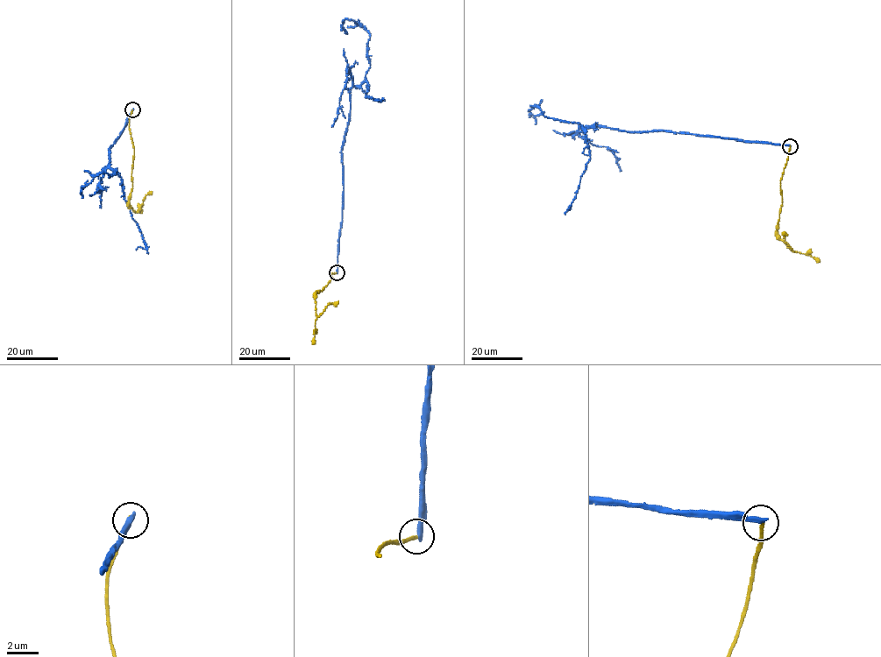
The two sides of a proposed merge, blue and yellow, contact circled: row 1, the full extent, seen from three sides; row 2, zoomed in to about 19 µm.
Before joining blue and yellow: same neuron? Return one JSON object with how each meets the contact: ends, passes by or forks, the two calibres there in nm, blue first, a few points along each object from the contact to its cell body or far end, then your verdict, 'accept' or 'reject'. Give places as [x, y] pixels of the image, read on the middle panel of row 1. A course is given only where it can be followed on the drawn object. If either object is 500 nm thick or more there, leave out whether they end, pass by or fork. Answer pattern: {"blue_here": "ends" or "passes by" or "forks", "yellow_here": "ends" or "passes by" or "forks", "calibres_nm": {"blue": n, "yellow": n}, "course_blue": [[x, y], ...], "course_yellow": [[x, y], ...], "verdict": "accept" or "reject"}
{"blue_here": "ends", "yellow_here": "ends", "calibres_nm": {"blue": 320, "yellow": 240}, "course_blue": [[337, 272], [342, 150], [350, 90], [365, 81], [370, 67], [367, 31], [344, 19], [348, 33]], "course_yellow": [[337, 272], [331, 273], [331, 278], [321, 291], [315, 293], [317, 316], [328, 304], [338, 301]], "verdict": "reject"}

